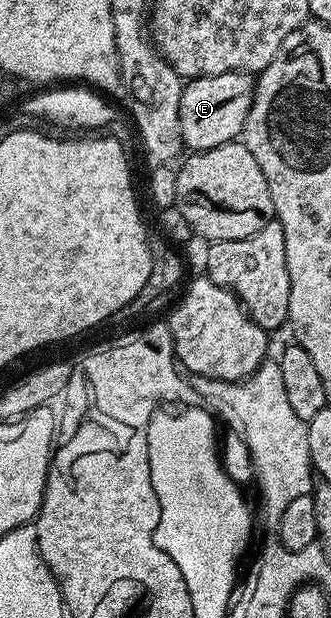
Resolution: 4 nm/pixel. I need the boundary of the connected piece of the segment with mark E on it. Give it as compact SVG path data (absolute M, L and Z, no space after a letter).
M240 70L222 72L222 76L206 76L185 81L178 108L181 143L189 151L195 152L237 141L244 133L255 87L253 75L243 74Z

